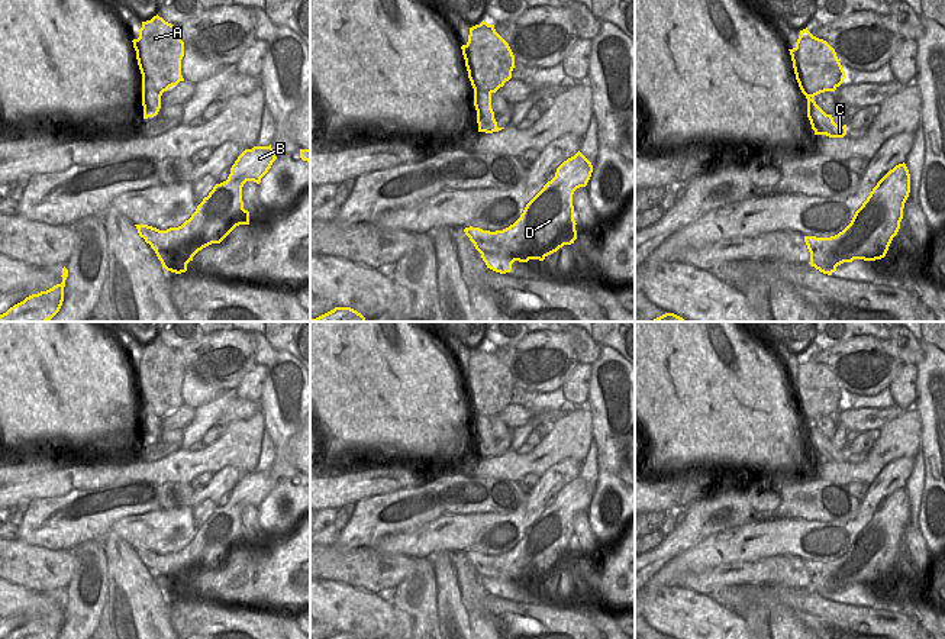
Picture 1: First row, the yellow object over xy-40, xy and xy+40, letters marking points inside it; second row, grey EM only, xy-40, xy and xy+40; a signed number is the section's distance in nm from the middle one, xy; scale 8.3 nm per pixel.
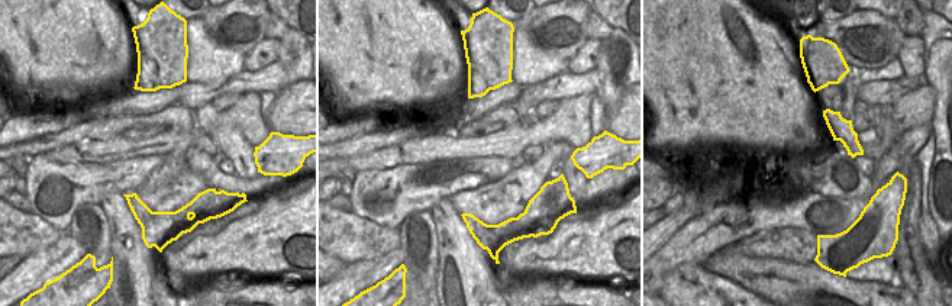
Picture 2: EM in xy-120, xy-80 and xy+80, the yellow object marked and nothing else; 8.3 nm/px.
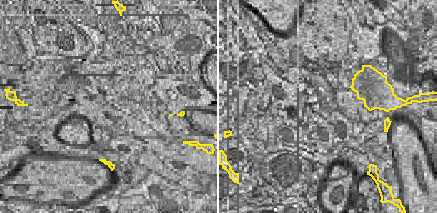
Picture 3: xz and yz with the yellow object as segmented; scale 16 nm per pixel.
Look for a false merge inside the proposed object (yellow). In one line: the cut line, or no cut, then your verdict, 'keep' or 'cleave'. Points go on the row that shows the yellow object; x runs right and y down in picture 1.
cut in xy along (492, 110), (487, 115), (477, 116); cleave

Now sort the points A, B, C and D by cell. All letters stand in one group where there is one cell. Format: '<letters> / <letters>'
A / B C D

